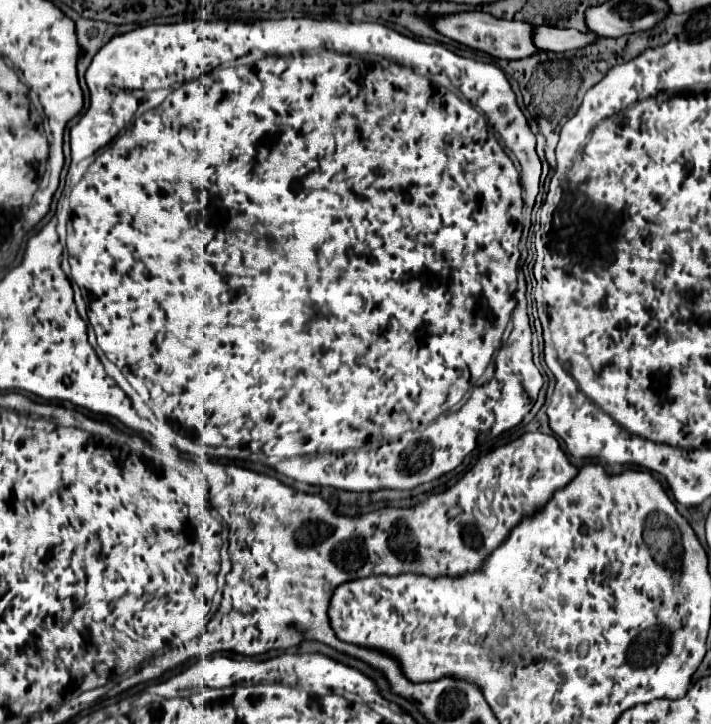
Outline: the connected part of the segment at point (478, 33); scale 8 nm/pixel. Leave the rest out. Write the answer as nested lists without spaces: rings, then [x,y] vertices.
[[[461,12],[461,14],[451,14],[451,16],[441,16],[435,20],[435,30],[445,34],[451,40],[457,40],[469,48],[487,52],[495,58],[505,58],[505,60],[521,60],[535,56],[539,48],[533,44],[533,32],[535,26],[529,22],[515,22],[515,20],[499,20],[493,18],[491,14],[483,12]]]

